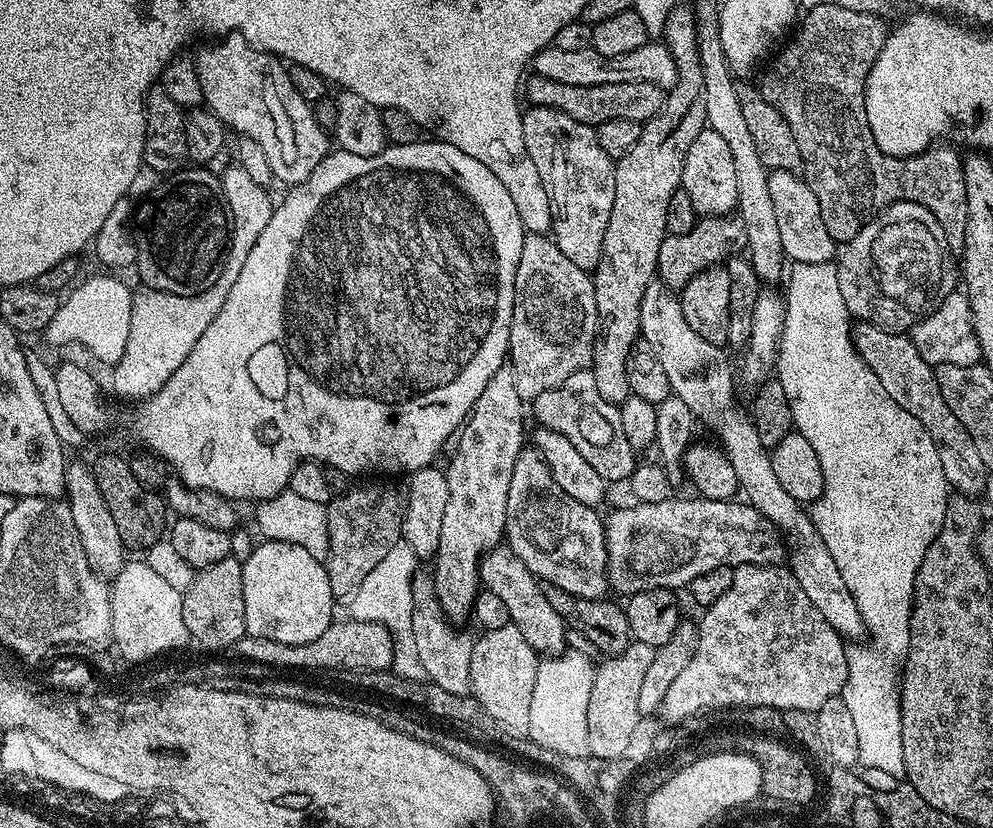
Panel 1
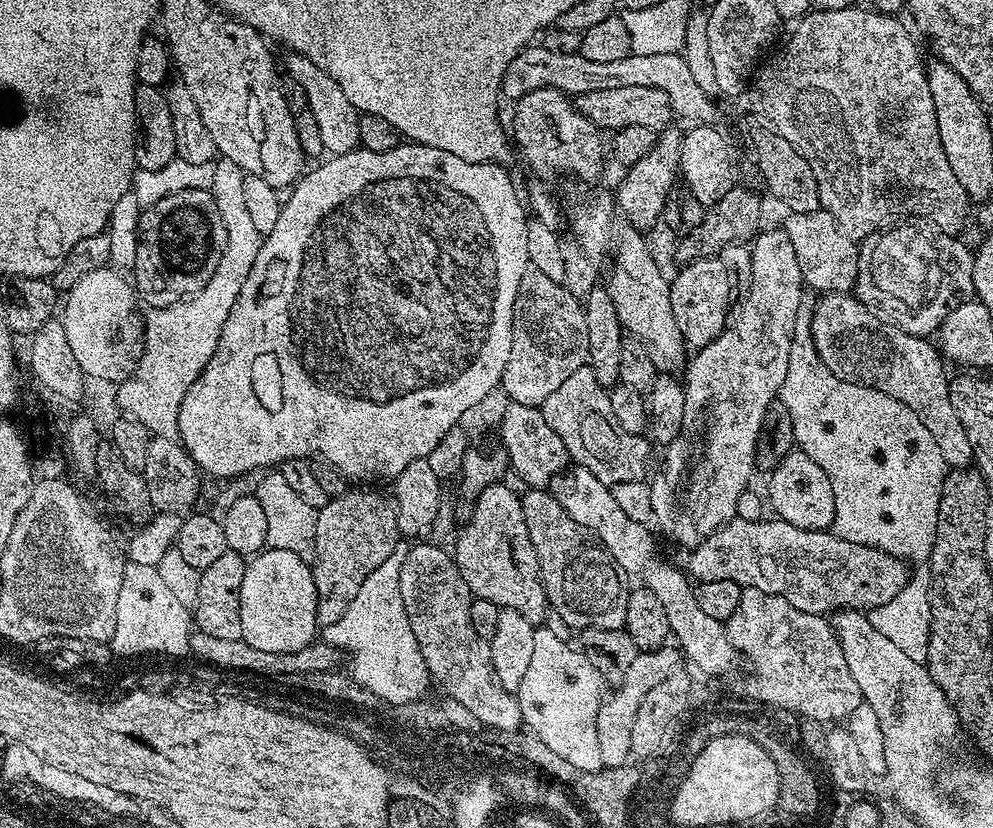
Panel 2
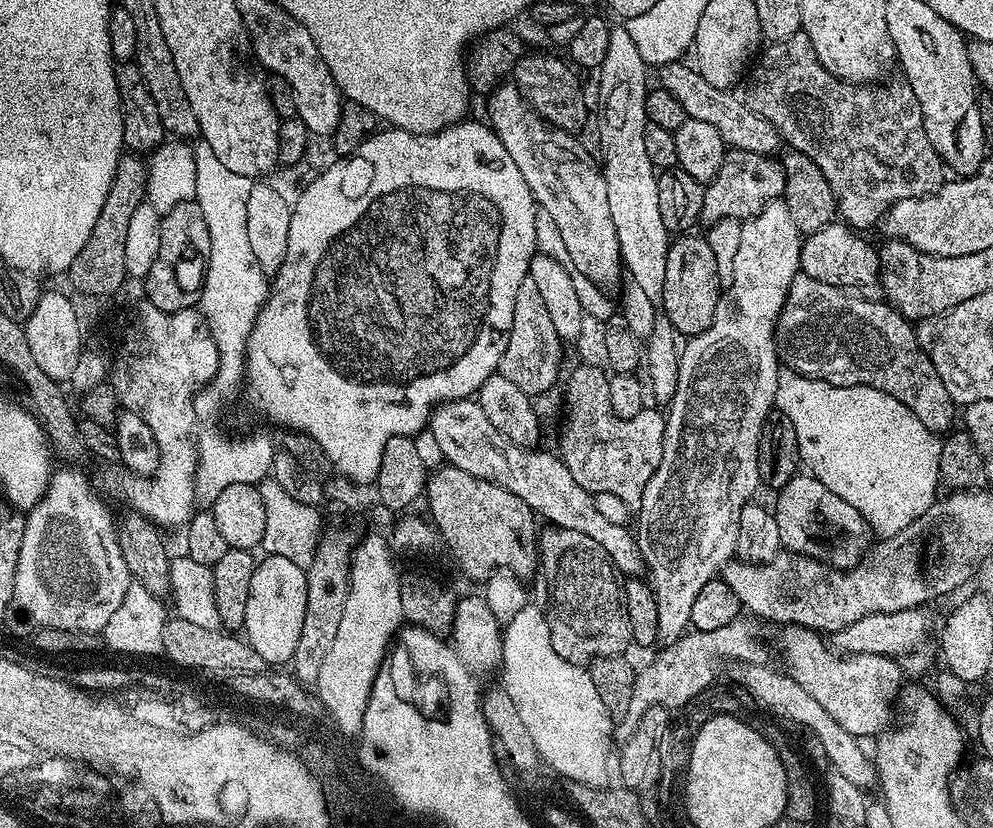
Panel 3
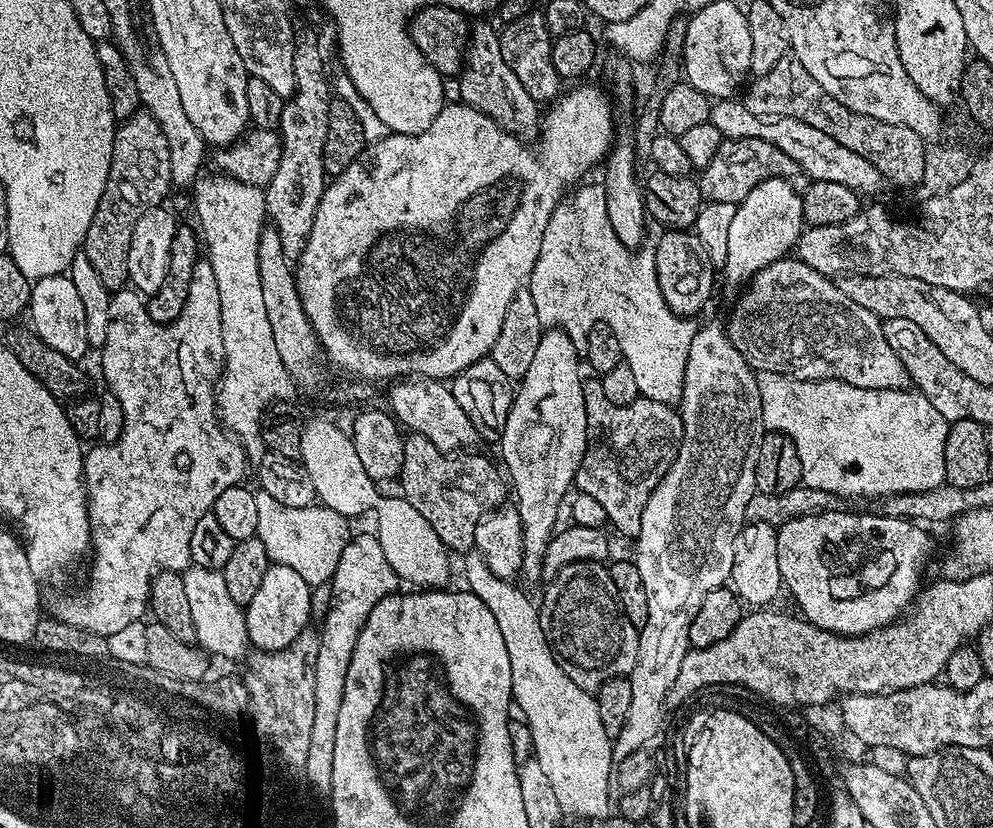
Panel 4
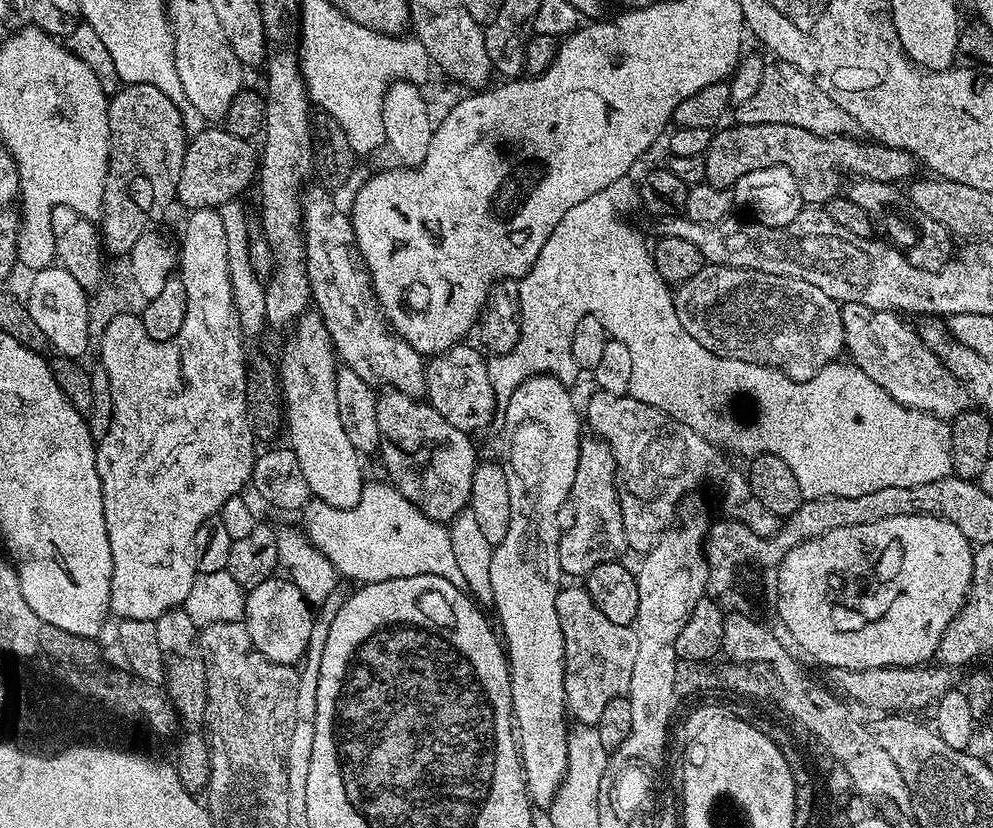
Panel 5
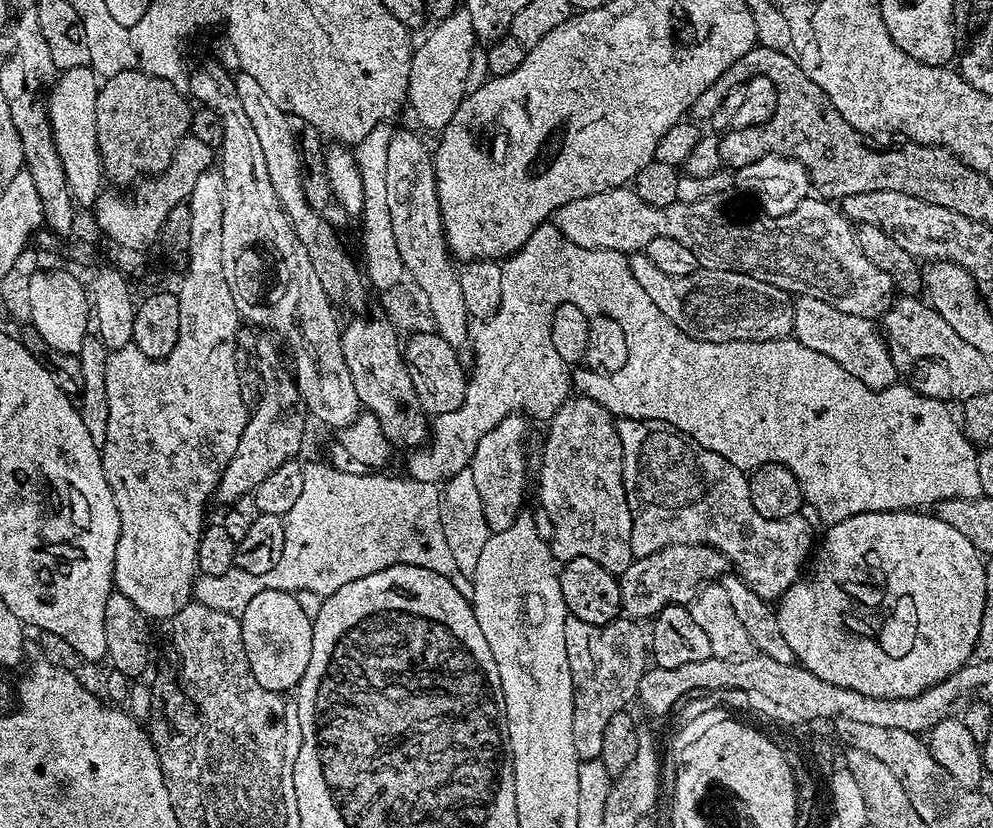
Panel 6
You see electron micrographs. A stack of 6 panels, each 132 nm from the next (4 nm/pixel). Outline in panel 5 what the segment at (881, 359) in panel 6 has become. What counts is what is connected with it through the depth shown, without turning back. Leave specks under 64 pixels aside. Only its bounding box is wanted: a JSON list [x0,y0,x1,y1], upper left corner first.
[841,303,971,422]

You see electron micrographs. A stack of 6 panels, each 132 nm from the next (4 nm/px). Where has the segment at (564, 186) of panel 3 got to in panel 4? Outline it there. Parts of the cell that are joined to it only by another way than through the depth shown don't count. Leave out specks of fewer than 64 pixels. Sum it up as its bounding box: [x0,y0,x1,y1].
[458,23,542,138]

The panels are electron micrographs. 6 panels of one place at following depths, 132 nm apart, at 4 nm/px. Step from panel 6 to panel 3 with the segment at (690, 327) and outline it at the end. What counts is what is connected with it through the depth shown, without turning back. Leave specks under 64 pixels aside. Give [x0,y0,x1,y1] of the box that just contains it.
[776,274,958,434]

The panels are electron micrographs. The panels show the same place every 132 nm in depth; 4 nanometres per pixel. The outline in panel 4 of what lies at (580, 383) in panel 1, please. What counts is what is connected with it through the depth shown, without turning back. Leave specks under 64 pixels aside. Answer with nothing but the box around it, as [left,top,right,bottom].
[574,379,684,538]

